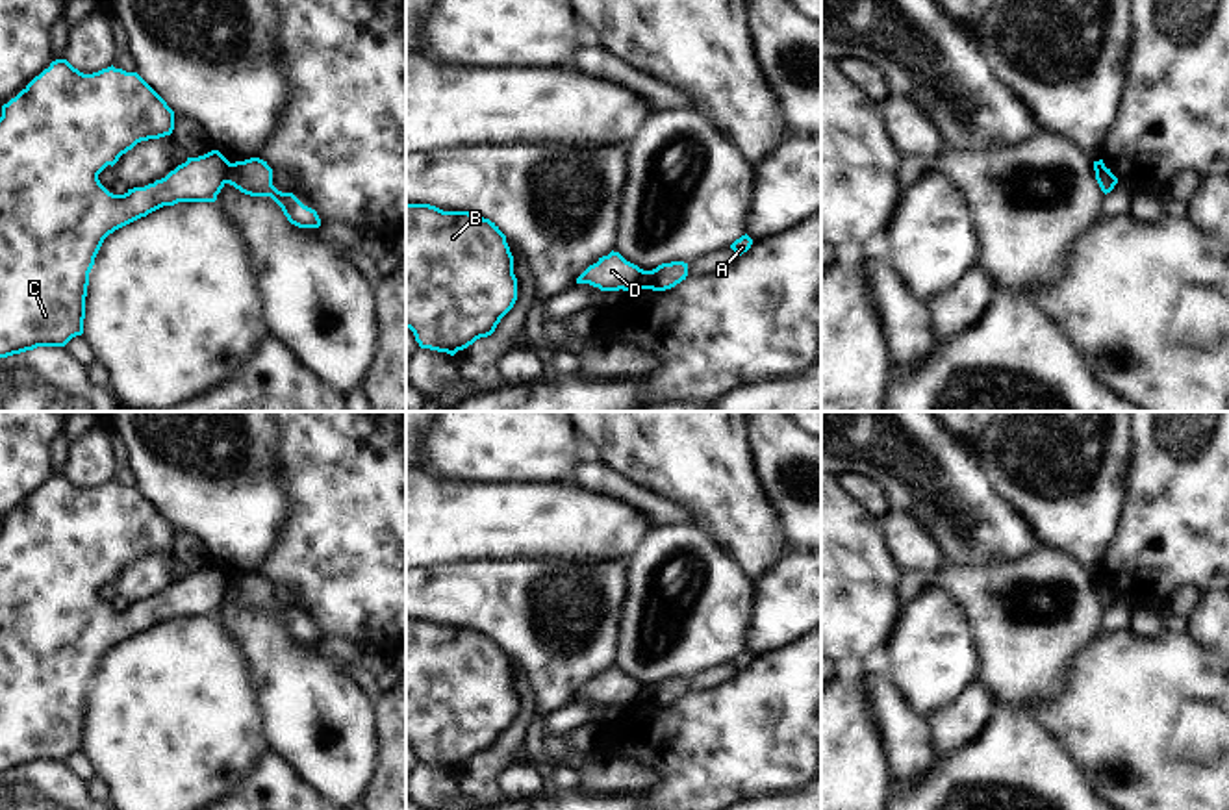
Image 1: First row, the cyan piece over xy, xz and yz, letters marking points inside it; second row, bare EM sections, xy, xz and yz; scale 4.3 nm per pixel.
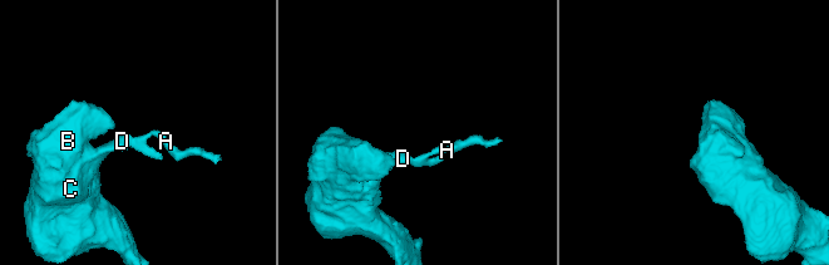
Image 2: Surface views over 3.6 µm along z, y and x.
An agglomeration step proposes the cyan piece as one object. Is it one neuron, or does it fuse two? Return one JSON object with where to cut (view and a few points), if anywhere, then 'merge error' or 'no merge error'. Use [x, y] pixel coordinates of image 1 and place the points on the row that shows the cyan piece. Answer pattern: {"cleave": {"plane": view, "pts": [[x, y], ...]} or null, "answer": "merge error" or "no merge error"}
{"cleave": {"plane": "xy", "pts": [[232, 164], [225, 182]]}, "answer": "merge error"}

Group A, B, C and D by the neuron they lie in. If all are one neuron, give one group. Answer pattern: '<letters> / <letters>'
A / B C D

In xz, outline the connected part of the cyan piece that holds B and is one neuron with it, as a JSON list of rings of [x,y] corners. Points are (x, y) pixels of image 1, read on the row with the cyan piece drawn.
[[[406,204],[406,328],[421,348],[454,356],[491,335],[515,300],[513,256],[495,222],[469,211]]]

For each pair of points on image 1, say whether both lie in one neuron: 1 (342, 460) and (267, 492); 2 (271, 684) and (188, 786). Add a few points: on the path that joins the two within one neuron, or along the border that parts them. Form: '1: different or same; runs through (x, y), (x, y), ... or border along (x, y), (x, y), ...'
1: different; border along (277, 442), (277, 477), (286, 501), (282, 529)
2: different; border along (243, 660), (256, 694), (262, 734), (267, 744)

